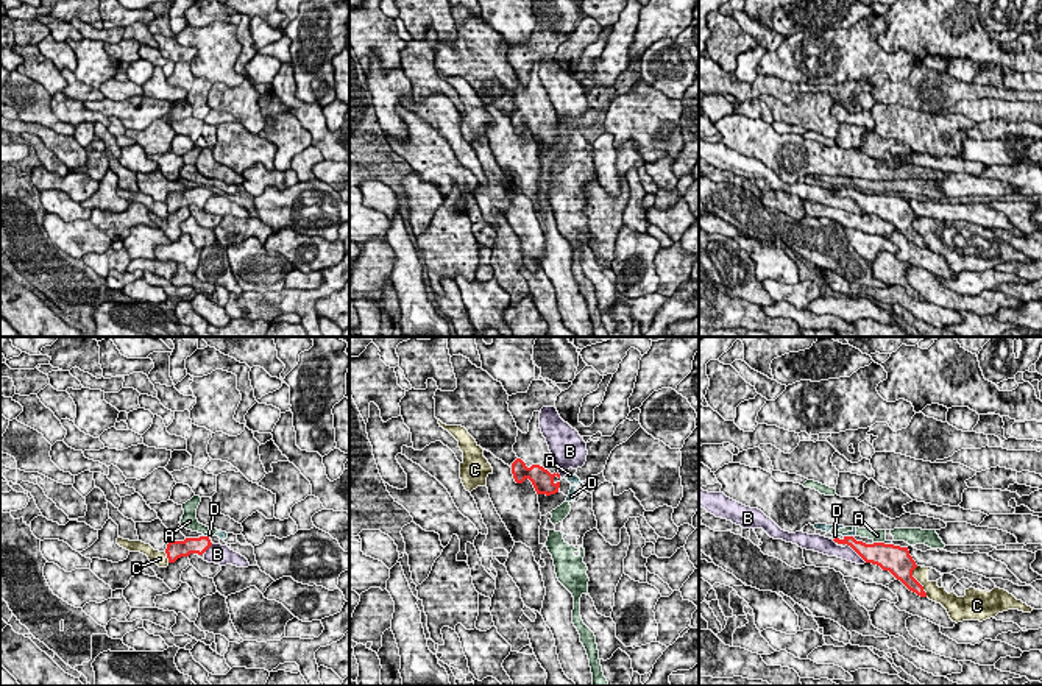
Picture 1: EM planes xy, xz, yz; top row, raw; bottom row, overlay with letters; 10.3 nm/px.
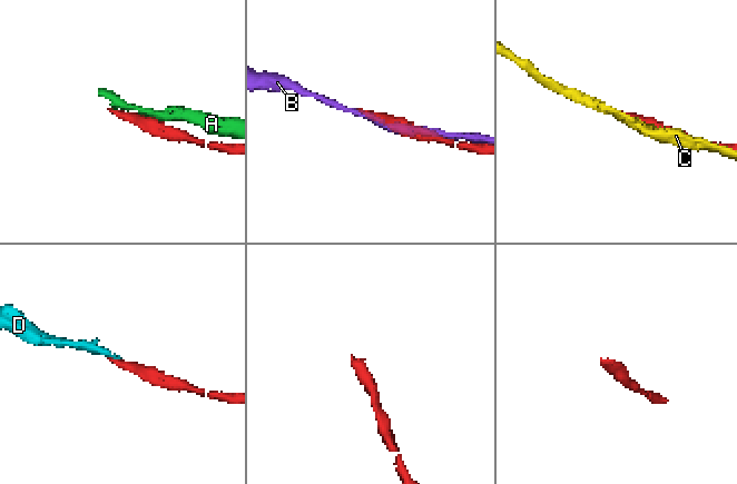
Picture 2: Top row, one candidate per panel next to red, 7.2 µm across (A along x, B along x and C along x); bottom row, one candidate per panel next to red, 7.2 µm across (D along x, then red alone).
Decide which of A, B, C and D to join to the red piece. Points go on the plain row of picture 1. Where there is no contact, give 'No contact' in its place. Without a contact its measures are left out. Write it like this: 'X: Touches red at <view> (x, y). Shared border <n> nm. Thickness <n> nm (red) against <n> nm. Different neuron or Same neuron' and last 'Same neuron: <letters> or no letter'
A: Touches red at yz (878, 194). Shared border 110 nm. Thickness 280 nm (red) against 130 nm. Different neuron
B: Touches red at yz (857, 203). Shared border 280 nm. Thickness 240 nm (red) against 140 nm. Different neuron
C: Touches red at yz (917, 233). Shared border 340 nm. Thickness 280 nm (red) against 160 nm. Different neuron
D: Touches red at yz (849, 187). Shared border 100 nm. Thickness 180 nm (red) against 60 nm. Different neuron
Same neuron: no letter

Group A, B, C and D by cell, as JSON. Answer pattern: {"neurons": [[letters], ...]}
{"neurons": [["A", "D"], ["B"], ["C"]]}

